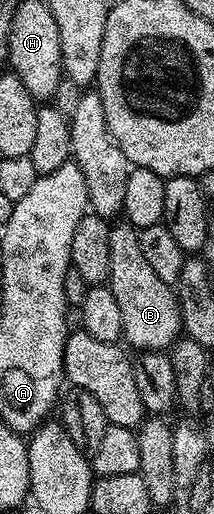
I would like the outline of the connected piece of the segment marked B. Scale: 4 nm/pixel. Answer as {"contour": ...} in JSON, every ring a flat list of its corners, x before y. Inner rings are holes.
{"contour":[[127,222,116,223,108,229,110,274,107,287,112,289,114,298,118,298,118,306,122,310,123,343,129,349,136,348,140,352,163,352,171,349,182,336,180,304,176,300,173,285,162,282,162,278,158,278,158,274,154,274,154,270,146,262,142,249,138,247,137,229]]}

